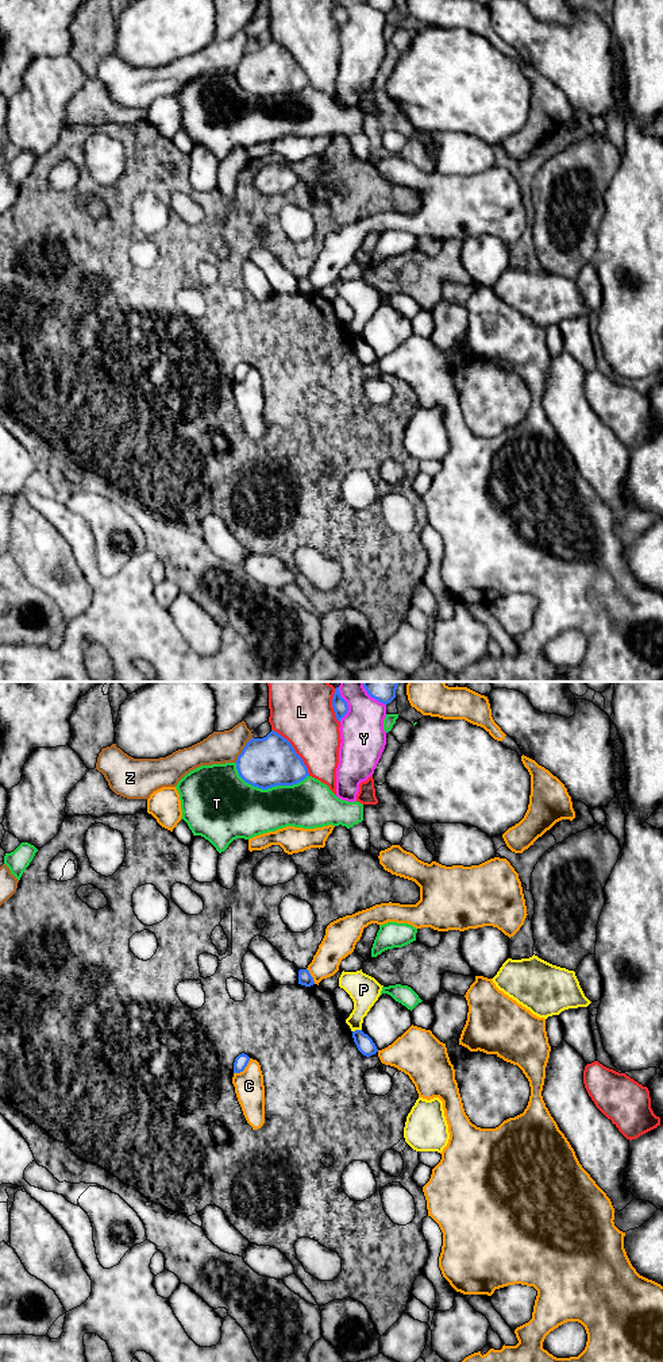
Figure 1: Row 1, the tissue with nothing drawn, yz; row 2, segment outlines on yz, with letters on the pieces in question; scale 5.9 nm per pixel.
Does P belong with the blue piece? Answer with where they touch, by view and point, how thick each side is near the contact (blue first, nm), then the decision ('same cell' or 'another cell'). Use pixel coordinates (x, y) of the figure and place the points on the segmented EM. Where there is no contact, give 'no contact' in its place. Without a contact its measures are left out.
yz (357, 1030) | 100/180 nm | another cell

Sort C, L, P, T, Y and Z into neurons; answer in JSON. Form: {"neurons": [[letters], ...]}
{"neurons": [["C"], ["L"], ["P"], ["T"], ["Y"], ["Z"]]}

